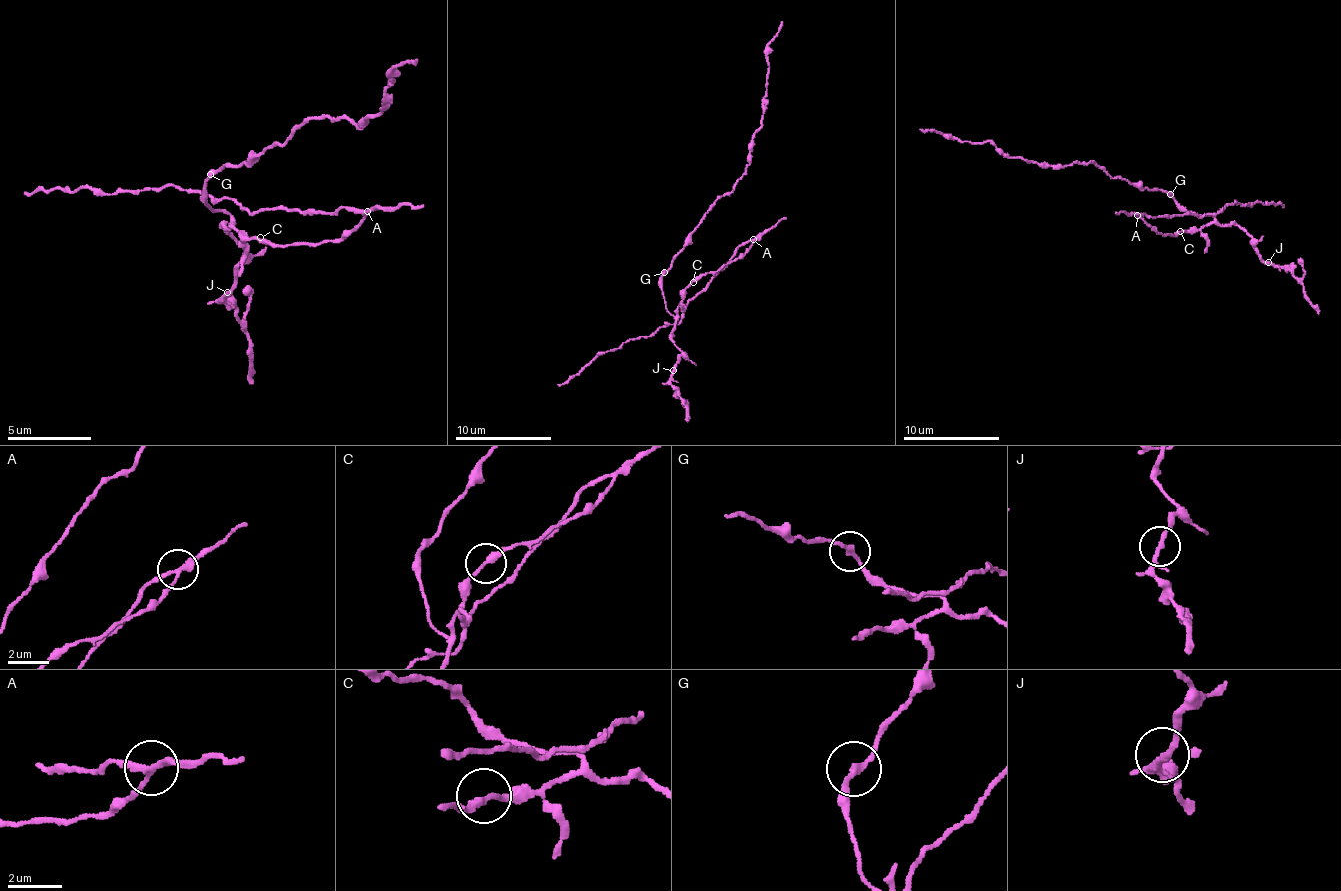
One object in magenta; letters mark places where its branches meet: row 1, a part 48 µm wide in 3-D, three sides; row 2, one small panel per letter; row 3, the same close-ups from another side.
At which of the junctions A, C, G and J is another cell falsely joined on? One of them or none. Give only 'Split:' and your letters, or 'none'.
Split: A

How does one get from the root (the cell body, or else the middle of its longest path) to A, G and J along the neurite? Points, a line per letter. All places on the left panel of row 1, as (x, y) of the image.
A: (235, 225), (248, 237), (273, 242), (277, 246), (319, 246), (324, 242), (340, 242), (366, 216), (366, 212)
G: (235, 225), (227, 212), (214, 212), (206, 204), (206, 178), (210, 174)
J: (235, 225), (227, 225), (227, 233), (244, 250), (244, 263), (235, 284), (227, 292)

